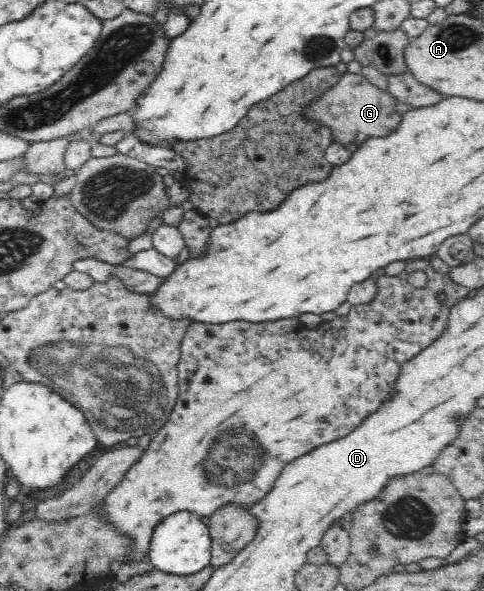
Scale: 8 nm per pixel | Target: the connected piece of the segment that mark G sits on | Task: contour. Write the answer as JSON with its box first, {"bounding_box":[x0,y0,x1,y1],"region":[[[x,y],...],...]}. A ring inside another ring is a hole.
{"bounding_box":[303,72,403,148],"region":[[[346,72],[333,88],[305,107],[303,117],[319,124],[319,127],[329,128],[332,142],[347,148],[351,144],[360,146],[372,137],[387,137],[396,130],[403,121],[403,115],[397,112],[398,104],[398,99],[388,90],[371,85],[361,73]]]}

